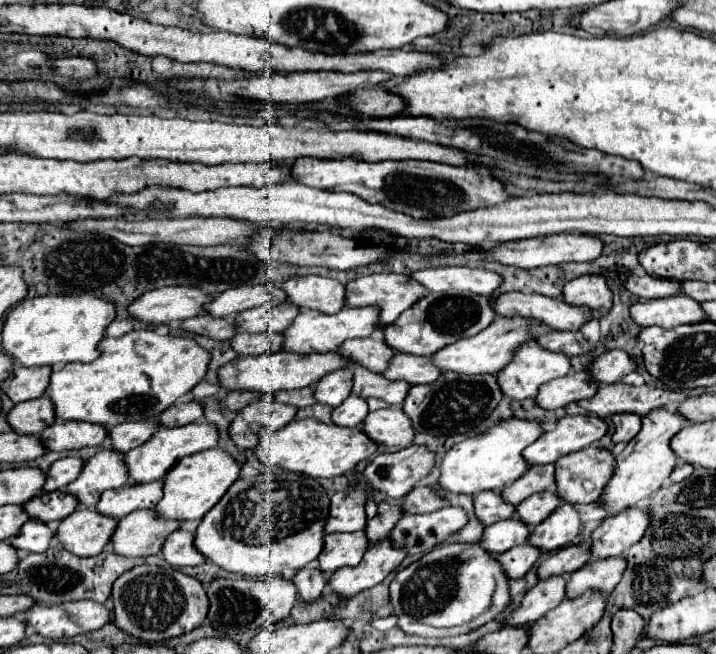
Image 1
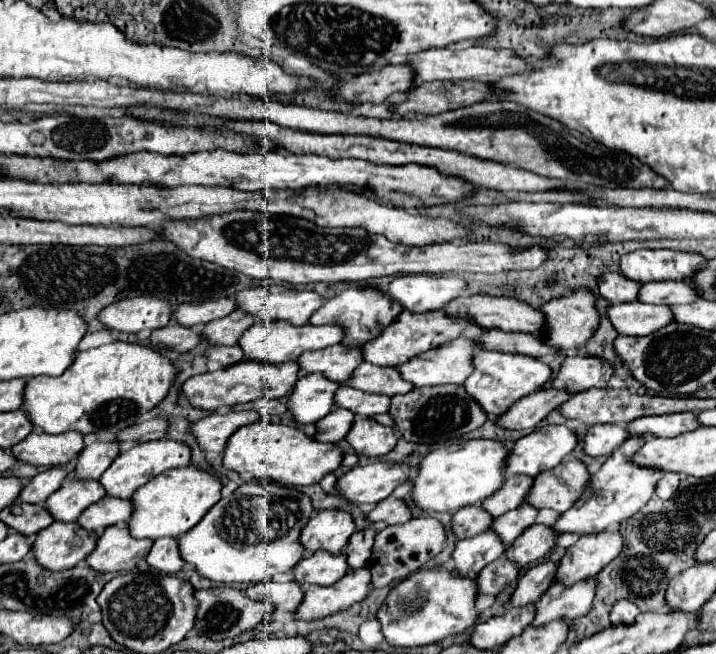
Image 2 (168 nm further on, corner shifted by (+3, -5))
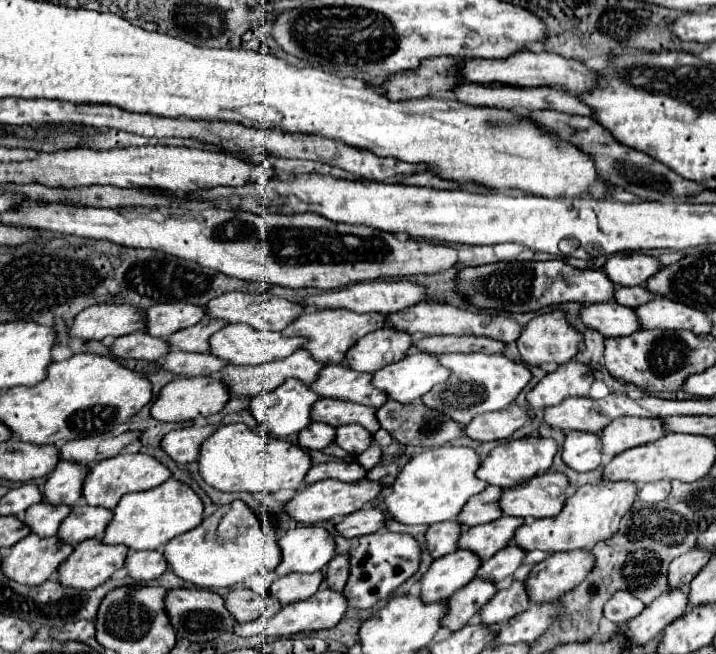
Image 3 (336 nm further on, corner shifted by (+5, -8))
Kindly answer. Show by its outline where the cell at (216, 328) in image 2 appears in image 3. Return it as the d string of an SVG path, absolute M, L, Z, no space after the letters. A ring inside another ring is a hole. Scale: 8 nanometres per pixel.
M203 318L199 324L179 330L177 334L169 336L169 346L171 348L181 348L185 352L207 352L209 350L209 338L211 334L219 332L225 322L219 322L219 318Z

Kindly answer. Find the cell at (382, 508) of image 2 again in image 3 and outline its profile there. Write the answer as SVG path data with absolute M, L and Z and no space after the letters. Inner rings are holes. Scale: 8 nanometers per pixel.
M365 506L359 512L345 516L337 524L339 534L343 534L345 538L373 534L373 532L379 532L381 528L385 528L385 514L379 508L371 508L371 506Z

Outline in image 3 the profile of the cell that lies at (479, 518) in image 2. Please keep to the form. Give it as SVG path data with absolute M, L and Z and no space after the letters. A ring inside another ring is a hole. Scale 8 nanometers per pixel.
M457 520L451 522L437 522L427 530L427 550L433 558L451 554L457 550L457 540L463 526Z

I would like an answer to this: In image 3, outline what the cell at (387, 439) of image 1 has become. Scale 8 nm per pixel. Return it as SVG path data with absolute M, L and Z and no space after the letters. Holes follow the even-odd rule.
M347 424L337 428L337 440L335 440L347 454L363 454L373 444L373 434L369 430L363 430L363 426Z

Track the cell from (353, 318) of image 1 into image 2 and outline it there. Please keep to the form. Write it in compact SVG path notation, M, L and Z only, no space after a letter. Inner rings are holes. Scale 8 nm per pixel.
M257 321L247 331L243 331L237 345L243 349L247 359L265 361L265 363L283 363L283 361L295 361L297 355L301 355L303 351L325 349L335 343L341 343L341 339L343 339L343 329L337 325L293 327L291 323L261 323L261 321Z

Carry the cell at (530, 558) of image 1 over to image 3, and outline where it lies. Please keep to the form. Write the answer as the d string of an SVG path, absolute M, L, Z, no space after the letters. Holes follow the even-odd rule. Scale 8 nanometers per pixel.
M473 578L465 588L455 592L449 600L449 614L443 620L443 626L449 630L459 630L463 628L469 620L473 620L479 610L489 602L491 596L495 596L497 586L491 580L481 580Z

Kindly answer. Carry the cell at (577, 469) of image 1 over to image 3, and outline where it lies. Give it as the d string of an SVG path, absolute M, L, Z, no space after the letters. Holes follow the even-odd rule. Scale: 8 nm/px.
M547 470L541 476L535 476L511 490L503 490L501 494L501 510L509 516L521 518L547 518L557 516L565 506L565 490L569 488L569 480L561 472Z

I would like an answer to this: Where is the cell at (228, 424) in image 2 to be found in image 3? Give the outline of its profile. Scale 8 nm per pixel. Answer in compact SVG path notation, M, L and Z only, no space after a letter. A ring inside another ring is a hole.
M205 424L205 426L187 426L169 432L161 440L161 448L179 464L189 464L199 458L199 446L209 438L211 432L217 428Z

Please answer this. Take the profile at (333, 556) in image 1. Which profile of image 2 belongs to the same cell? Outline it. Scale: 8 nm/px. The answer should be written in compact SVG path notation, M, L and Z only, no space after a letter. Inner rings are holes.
M323 551L317 555L303 557L293 569L293 581L299 585L319 585L329 587L337 583L349 567L345 567L345 555L325 555Z

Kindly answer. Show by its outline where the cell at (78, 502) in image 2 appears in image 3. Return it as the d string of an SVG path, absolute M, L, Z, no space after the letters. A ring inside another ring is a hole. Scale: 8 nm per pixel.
M39 502L31 506L23 514L23 522L31 526L31 532L39 536L55 536L63 518L71 514L71 506L47 506L47 502Z

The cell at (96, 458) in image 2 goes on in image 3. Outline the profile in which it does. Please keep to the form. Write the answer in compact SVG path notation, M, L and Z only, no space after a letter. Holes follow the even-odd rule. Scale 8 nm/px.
M59 462L47 484L43 486L43 502L49 504L77 504L81 500L79 486L83 484L83 466L75 466L73 462Z

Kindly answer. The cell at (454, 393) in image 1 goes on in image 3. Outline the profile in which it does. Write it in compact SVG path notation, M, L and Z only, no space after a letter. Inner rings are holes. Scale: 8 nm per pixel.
M389 400L385 406L377 410L379 424L401 444L411 444L411 446L421 446L421 448L433 448L433 446L443 446L453 442L455 438L463 436L465 426L455 422L453 418L447 418L447 414L439 414L439 410L431 410L429 406L423 406L421 400L413 404L401 404L395 400Z

